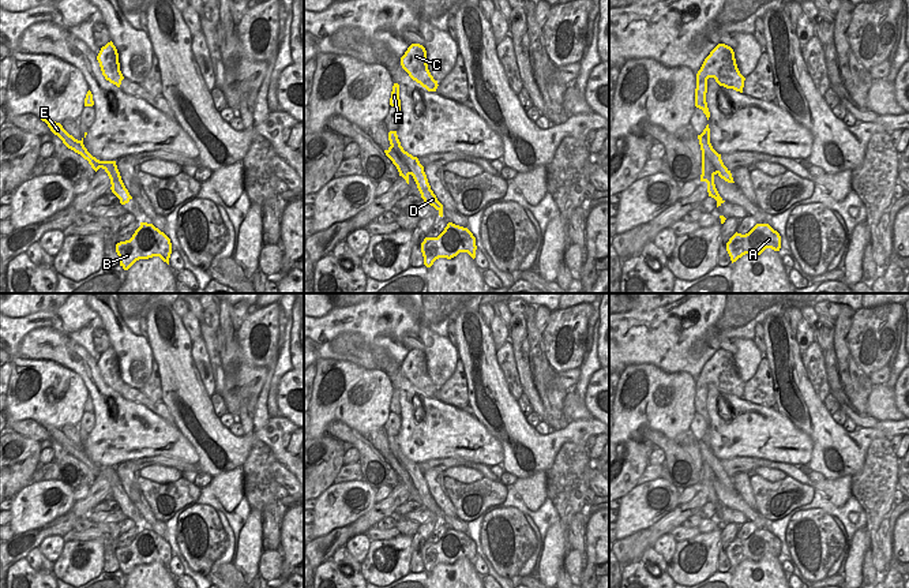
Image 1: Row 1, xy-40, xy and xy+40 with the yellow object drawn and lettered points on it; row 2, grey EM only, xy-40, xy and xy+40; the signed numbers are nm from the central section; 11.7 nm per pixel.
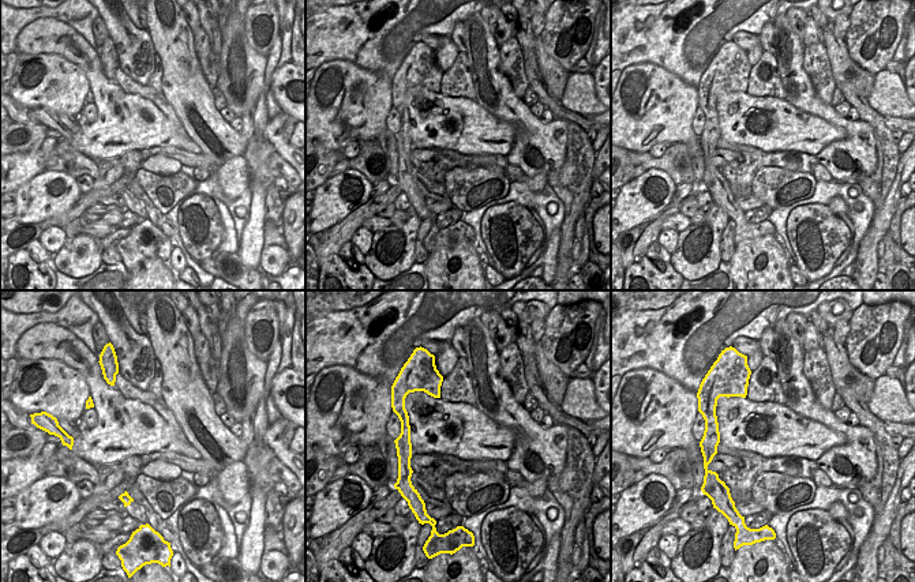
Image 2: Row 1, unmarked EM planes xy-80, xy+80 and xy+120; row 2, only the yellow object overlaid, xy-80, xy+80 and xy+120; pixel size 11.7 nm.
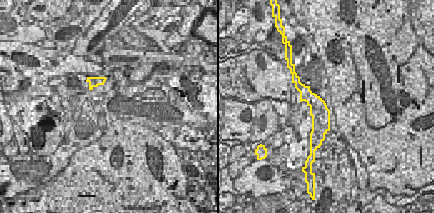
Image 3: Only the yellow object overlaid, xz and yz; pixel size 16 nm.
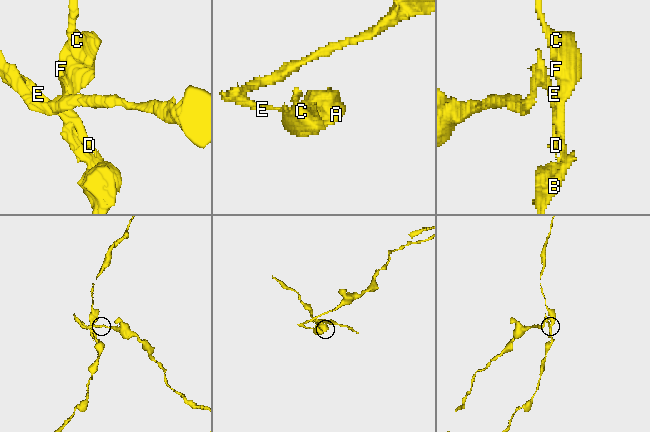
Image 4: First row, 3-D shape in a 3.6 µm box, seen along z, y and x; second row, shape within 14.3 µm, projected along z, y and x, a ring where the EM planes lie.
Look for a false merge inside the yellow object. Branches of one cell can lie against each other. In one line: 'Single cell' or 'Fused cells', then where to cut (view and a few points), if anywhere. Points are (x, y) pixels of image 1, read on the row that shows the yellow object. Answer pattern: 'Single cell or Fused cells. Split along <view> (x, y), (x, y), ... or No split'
Fused cells. Split along xy (391, 145), (404, 160), (416, 157).

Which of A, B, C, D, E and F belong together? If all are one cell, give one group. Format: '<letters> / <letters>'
A B C F / D E

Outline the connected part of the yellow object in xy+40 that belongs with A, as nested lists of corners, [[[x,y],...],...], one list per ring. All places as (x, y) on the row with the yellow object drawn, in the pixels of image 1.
[[[756,224],[748,233],[735,233],[726,243],[732,263],[745,254],[760,255],[766,248],[780,251],[781,236],[769,224]]]

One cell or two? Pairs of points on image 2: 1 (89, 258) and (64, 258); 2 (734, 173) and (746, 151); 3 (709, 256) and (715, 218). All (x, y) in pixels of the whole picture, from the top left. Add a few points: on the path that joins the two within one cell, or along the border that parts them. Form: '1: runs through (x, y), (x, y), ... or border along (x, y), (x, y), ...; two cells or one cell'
1: runs through (83, 258), (70, 258); one cell
2: runs through (739, 168), (746, 161), (746, 157); one cell
3: runs through (711, 247), (713, 228); one cell

